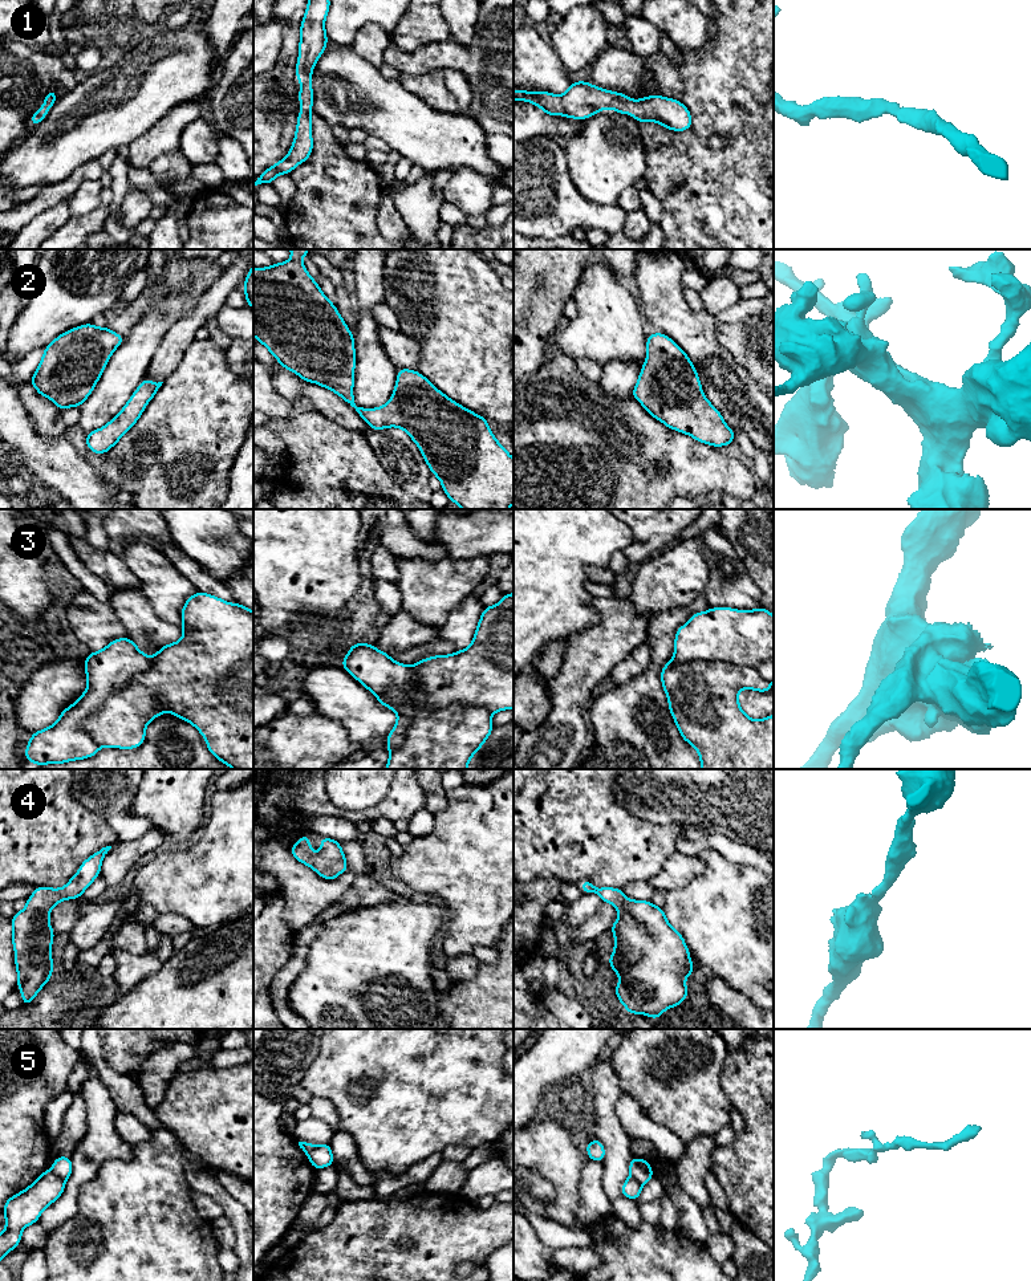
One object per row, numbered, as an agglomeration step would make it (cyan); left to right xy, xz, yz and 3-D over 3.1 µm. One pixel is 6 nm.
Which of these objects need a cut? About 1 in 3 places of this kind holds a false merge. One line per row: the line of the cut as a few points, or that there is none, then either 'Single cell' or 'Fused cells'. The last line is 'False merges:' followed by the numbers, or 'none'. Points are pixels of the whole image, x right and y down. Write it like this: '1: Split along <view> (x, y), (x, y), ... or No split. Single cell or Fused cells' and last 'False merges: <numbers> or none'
1: No split. Single cell
2: No split. Single cell
3: Split along xz (491, 712), (462, 703), (405, 703), (410, 723), (390, 752). Fused cells
4: No split. Single cell
5: Split along xy (51, 1171), (64, 1183). Fused cells
False merges: 3, 5

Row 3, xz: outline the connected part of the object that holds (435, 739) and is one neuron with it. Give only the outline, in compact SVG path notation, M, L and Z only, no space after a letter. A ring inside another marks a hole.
M405 703L403 705L413 709L413 716L405 731L402 745L390 752L386 769L467 769L470 759L480 749L494 729L492 713L483 707L463 703L452 703L441 709L433 709L427 704L417 707L414 703Z

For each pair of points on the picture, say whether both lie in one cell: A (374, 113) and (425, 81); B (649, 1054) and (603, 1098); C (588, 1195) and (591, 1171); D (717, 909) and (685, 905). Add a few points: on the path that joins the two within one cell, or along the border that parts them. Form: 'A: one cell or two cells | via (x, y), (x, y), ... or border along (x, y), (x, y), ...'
A: two cells | border along (397, 80), (409, 92), (435, 109)
B: two cells | border along (609, 1060), (622, 1090)
C: one cell | via (591, 1190), (591, 1176)
D: one cell | via (709, 909), (693, 909)

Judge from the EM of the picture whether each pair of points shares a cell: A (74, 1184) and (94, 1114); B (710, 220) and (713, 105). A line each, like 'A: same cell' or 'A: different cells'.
A: same cell
B: same cell

